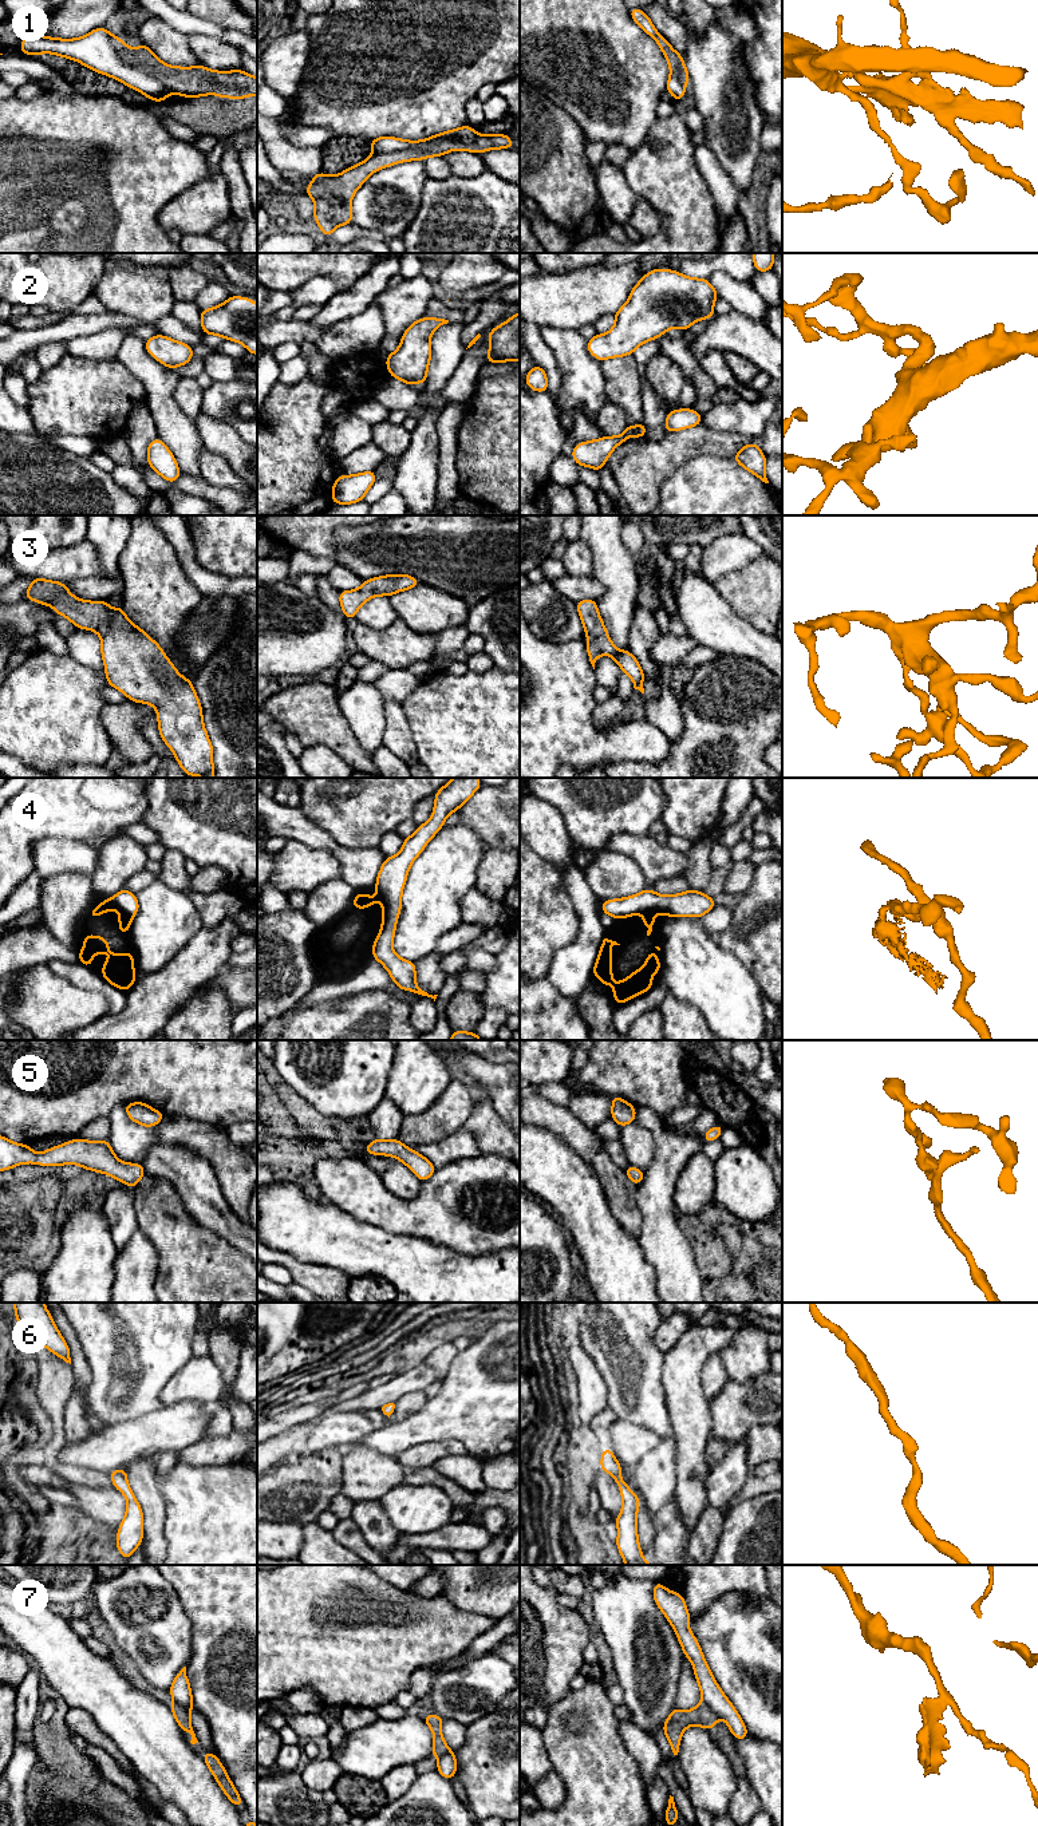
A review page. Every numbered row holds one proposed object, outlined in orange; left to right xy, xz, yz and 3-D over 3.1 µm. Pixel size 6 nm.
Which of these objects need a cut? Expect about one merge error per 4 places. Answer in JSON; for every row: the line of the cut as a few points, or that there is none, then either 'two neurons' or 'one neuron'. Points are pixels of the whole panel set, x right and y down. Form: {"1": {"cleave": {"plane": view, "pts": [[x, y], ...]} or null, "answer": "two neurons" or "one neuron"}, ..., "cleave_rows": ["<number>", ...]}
{"1": {"cleave": null, "answer": "one neuron"}, "2": {"cleave": null, "answer": "one neuron"}, "3": {"cleave": null, "answer": "one neuron"}, "4": {"cleave": {"plane": "xy", "pts": [[119, 909], [130, 919]]}, "answer": "two neurons"}, "5": {"cleave": null, "answer": "one neuron"}, "6": {"cleave": null, "answer": "one neuron"}, "7": {"cleave": {"plane": "yz", "pts": [[702, 1699], [718, 1716]]}, "answer": "two neurons"}, "cleave_rows": ["4", "7"]}

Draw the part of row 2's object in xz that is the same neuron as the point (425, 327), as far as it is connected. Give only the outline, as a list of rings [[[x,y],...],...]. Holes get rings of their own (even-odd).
[[[423,317],[413,323],[402,336],[399,348],[386,357],[391,378],[407,383],[426,384],[431,357],[430,337],[433,332],[449,320]]]

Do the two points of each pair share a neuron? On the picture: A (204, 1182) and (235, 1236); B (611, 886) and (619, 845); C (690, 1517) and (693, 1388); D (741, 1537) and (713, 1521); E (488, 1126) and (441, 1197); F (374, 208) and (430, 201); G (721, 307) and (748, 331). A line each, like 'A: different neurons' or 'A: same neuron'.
A: same neuron
B: different neurons
C: same neuron
D: different neurons
E: different neurons
F: different neurons
G: different neurons

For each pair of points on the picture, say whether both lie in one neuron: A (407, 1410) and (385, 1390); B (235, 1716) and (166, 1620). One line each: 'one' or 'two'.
A: two
B: two

